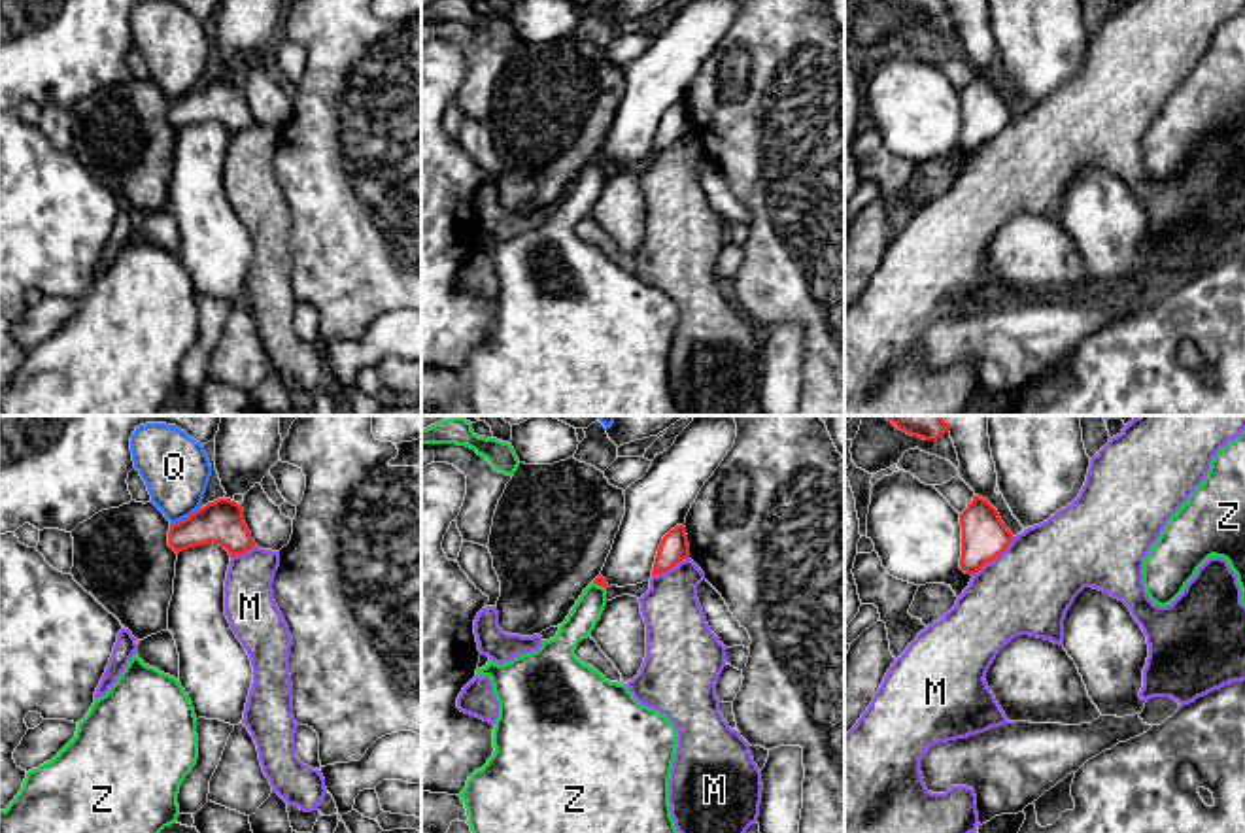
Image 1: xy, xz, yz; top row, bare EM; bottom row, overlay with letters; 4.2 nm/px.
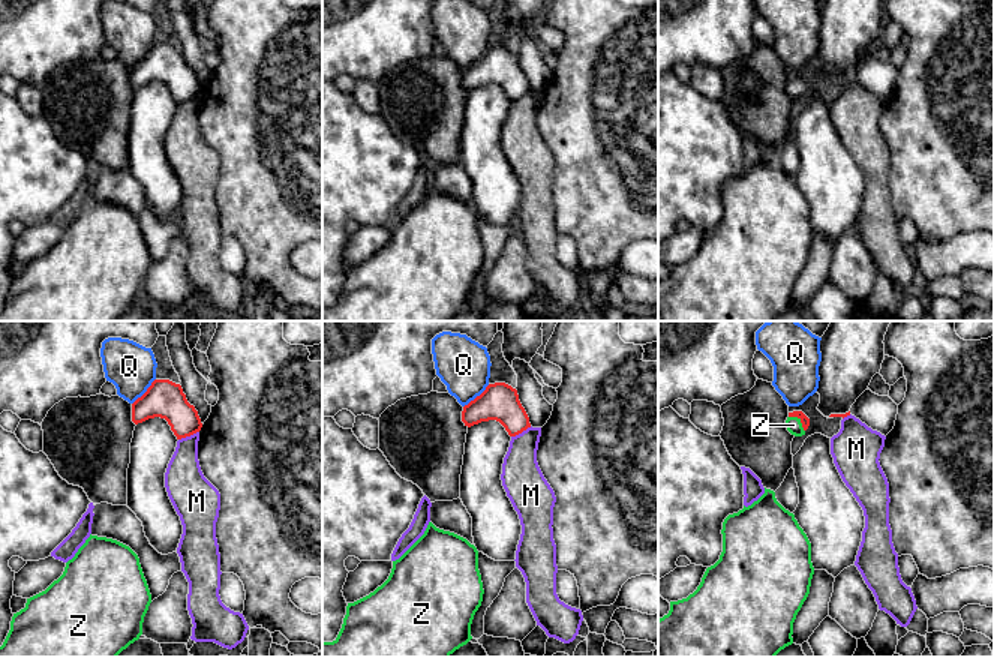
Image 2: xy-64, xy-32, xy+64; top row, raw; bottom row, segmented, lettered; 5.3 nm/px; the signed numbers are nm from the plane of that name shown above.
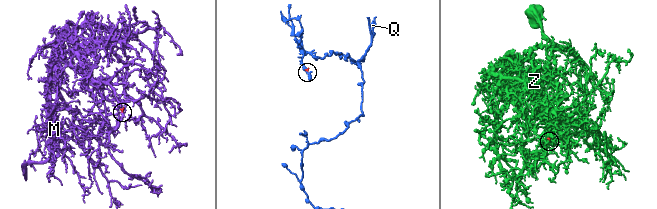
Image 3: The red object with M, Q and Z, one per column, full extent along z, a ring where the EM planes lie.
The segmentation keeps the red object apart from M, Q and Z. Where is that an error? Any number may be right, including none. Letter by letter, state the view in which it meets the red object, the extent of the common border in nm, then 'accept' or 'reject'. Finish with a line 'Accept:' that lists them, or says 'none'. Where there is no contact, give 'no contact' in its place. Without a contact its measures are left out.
M: contact in yz; length 240 nm; reject
Q: contact in xy; length 150 nm; reject
Z: contact in xz; length 70 nm; accept
Accept: Z

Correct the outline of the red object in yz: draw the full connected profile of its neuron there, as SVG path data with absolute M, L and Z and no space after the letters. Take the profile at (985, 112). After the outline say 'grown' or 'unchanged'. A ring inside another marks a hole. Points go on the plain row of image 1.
M979 72L960 91L960 102L960 145L971 153L1003 130L1013 117L1013 110L1001 98L998 87Z | unchanged

